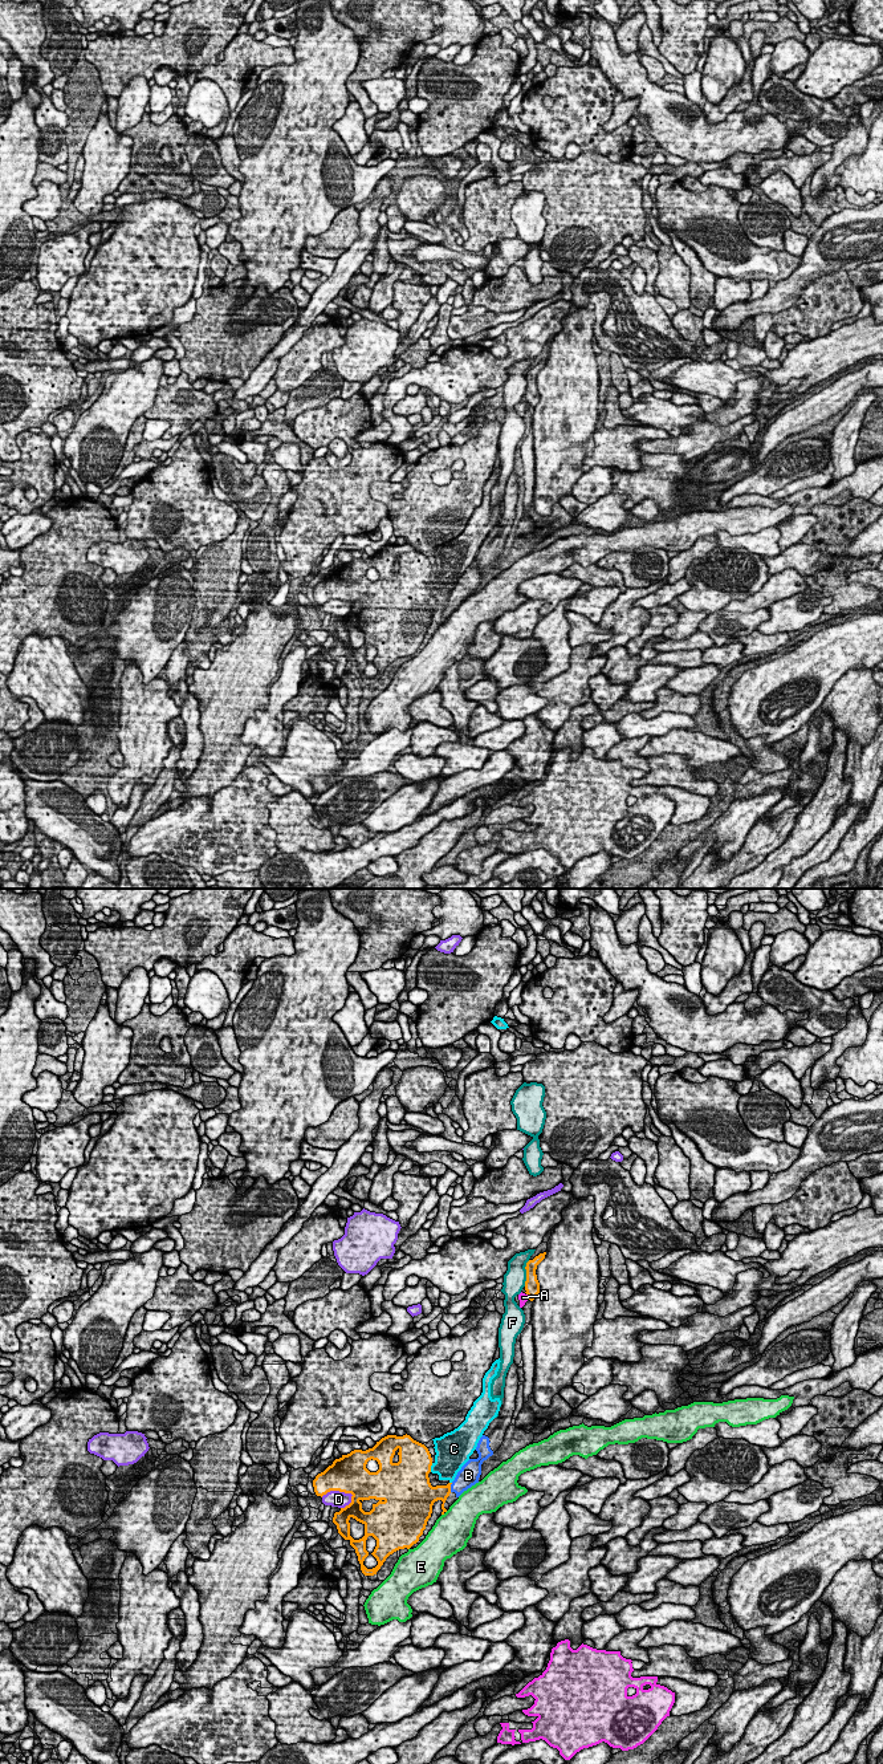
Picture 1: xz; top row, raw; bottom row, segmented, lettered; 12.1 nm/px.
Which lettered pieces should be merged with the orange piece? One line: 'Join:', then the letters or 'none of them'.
Join: none of them

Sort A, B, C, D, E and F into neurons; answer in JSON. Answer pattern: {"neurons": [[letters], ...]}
{"neurons": [["A"], ["B"], ["C"], ["D"], ["E"], ["F"]]}

